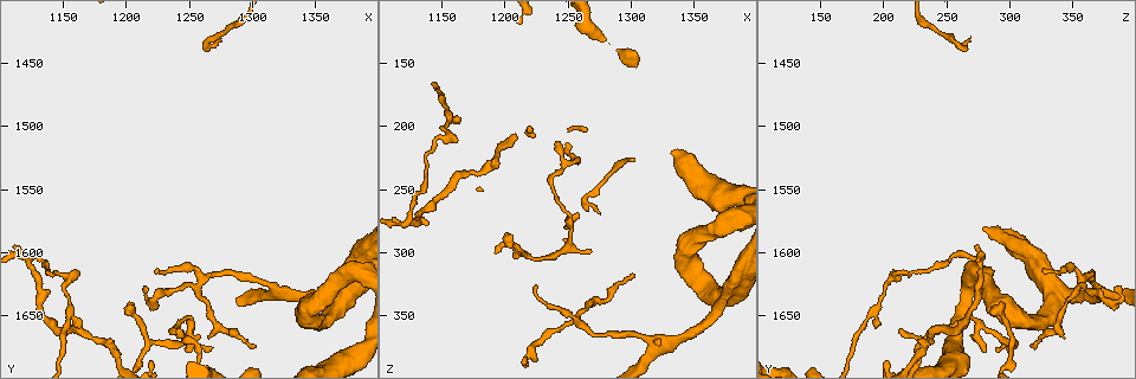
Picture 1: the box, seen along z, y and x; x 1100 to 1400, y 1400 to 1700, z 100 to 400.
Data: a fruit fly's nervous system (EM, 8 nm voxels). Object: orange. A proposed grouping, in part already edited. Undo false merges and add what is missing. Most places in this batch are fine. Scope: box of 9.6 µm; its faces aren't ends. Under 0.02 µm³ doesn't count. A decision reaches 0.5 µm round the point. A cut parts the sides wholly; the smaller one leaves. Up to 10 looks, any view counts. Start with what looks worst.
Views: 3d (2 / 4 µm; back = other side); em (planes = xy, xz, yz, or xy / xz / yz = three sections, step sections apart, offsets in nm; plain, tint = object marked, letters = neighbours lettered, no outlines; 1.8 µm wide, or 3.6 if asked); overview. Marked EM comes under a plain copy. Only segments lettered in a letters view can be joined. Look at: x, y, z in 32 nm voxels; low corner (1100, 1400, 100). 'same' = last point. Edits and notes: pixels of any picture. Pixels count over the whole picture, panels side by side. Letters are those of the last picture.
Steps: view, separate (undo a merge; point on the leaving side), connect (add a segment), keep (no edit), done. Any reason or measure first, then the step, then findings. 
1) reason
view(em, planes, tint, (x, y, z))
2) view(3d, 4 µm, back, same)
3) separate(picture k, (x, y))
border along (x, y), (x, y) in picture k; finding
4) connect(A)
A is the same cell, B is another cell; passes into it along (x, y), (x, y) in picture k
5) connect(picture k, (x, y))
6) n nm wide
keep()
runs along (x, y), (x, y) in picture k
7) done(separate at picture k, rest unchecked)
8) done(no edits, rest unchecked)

sudden change in width
view(3d, 4 µm, (1320, 1632, 376))

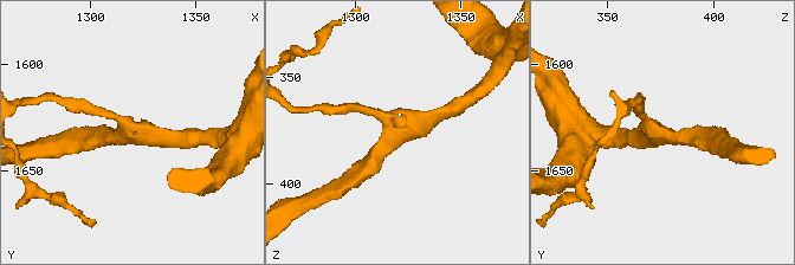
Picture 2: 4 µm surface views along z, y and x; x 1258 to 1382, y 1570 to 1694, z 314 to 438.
3 arms
view(em, xz, step 4, tint, (1320, 1633, 376))

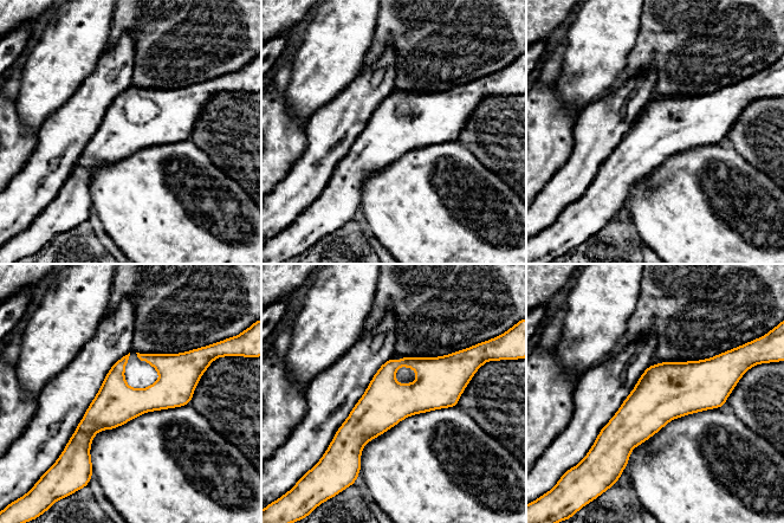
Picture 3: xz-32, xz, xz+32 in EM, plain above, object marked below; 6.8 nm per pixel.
cut it another way
view(em, planes, letters, same)

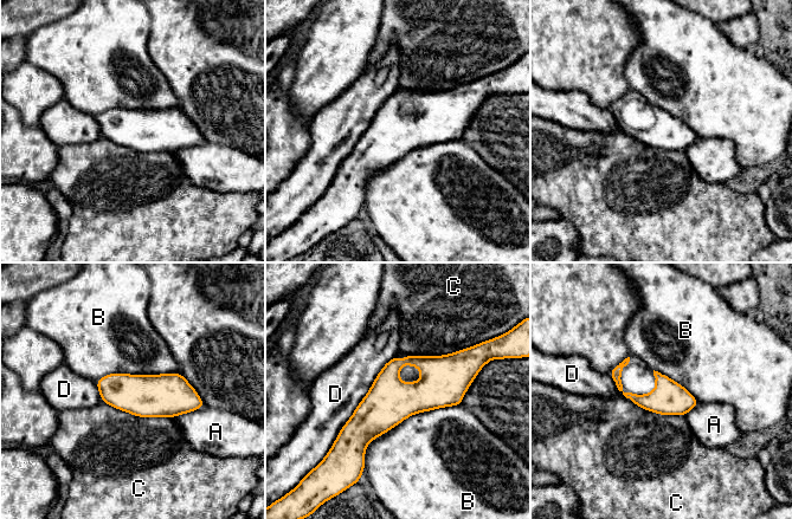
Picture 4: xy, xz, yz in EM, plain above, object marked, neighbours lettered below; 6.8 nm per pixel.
B touches over 800 nm
keep()
A, B, C and D are other cells; all the same cell

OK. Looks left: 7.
free end
view(3d, 4 µm, (1242, 1660, 212))

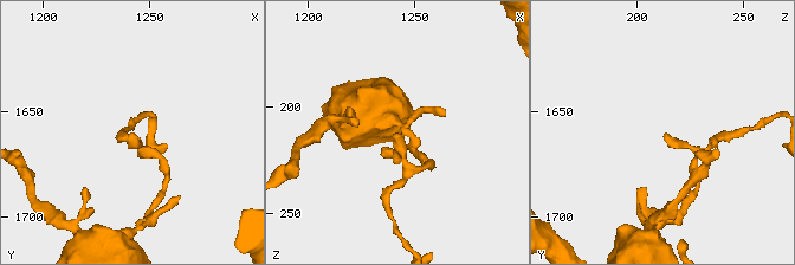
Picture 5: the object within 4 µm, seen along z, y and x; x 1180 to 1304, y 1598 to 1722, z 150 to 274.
now the EM
view(em, planes, letters, (1241, 1660, 213))

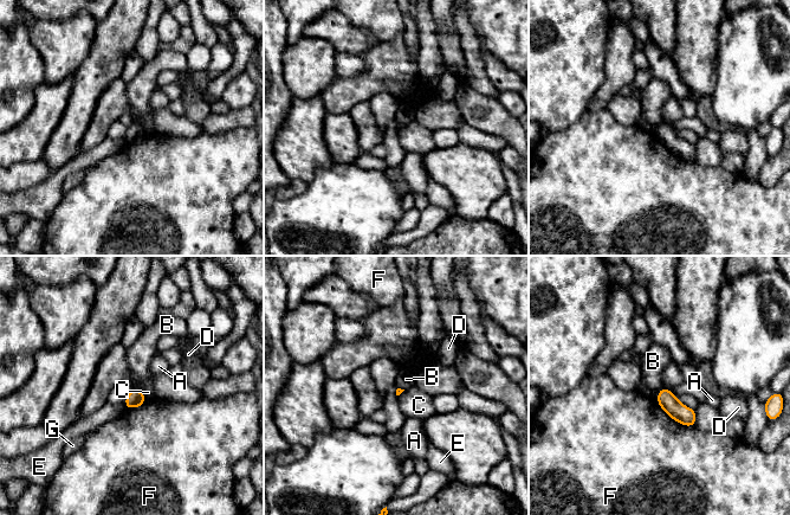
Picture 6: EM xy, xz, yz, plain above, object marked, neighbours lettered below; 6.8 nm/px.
keep()
A, B, C, D, E, F and G are other cells; border along (133, 387), (142, 392) in picture 6; none of them fits

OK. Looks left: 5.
sharp bend
view(3d, 2 µm, (1126, 1608, 276))

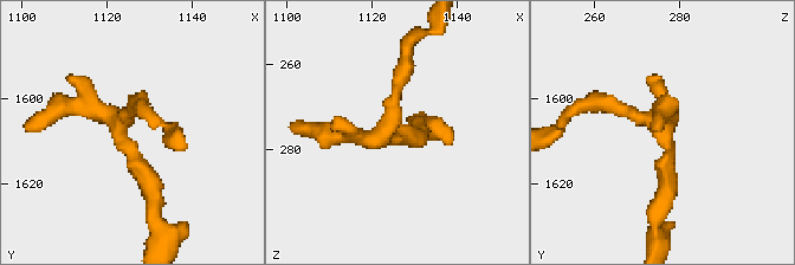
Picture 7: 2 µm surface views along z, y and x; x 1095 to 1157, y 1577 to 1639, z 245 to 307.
view(em, planes, letters, (1123, 1606, 274))

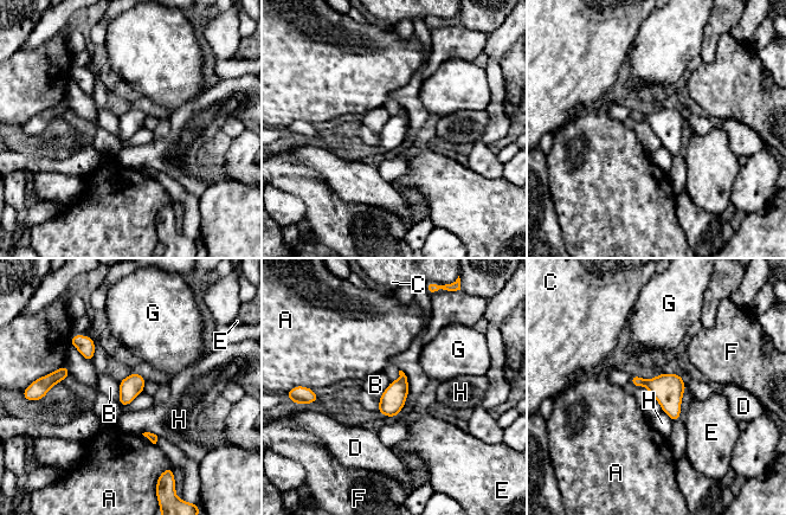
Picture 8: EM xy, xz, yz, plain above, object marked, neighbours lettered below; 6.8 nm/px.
150 nm wide
keep()
A, B, C, D, E, F, G and H are other cells; continuous, no second cell

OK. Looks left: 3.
branch point
view(em, yz, step 16, letters, (1218, 1668, 302))

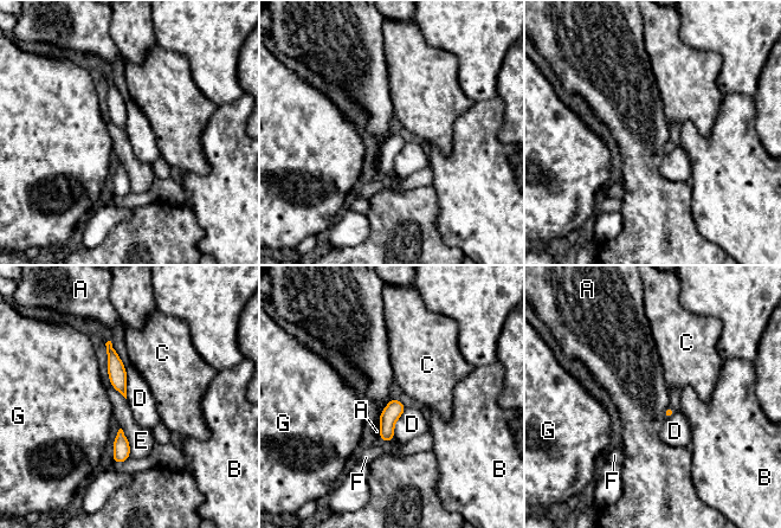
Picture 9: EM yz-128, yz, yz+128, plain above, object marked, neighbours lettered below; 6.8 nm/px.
view(em, planes, letters, same)

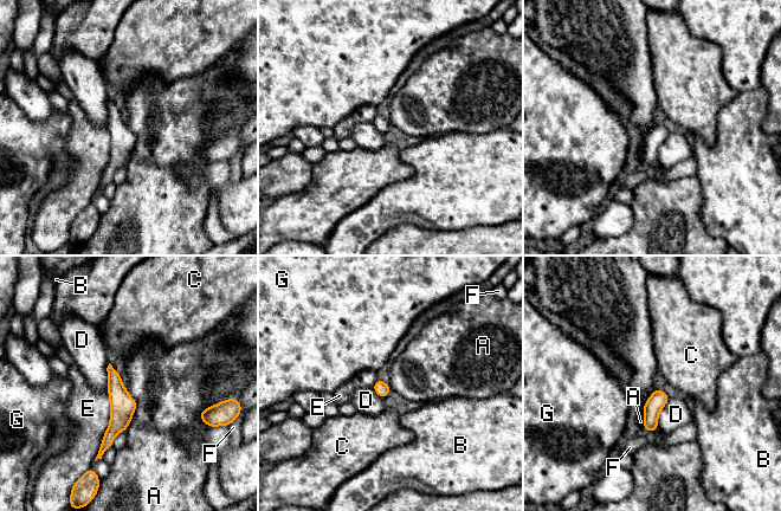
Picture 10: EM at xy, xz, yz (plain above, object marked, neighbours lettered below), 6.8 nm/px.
keep()
A, B, C, D, E, F and G are other cells; runs along (110, 370), (117, 425), (103, 447) in picture 10; continuous, no second cell

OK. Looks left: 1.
done(no edits, rest unchecked)

